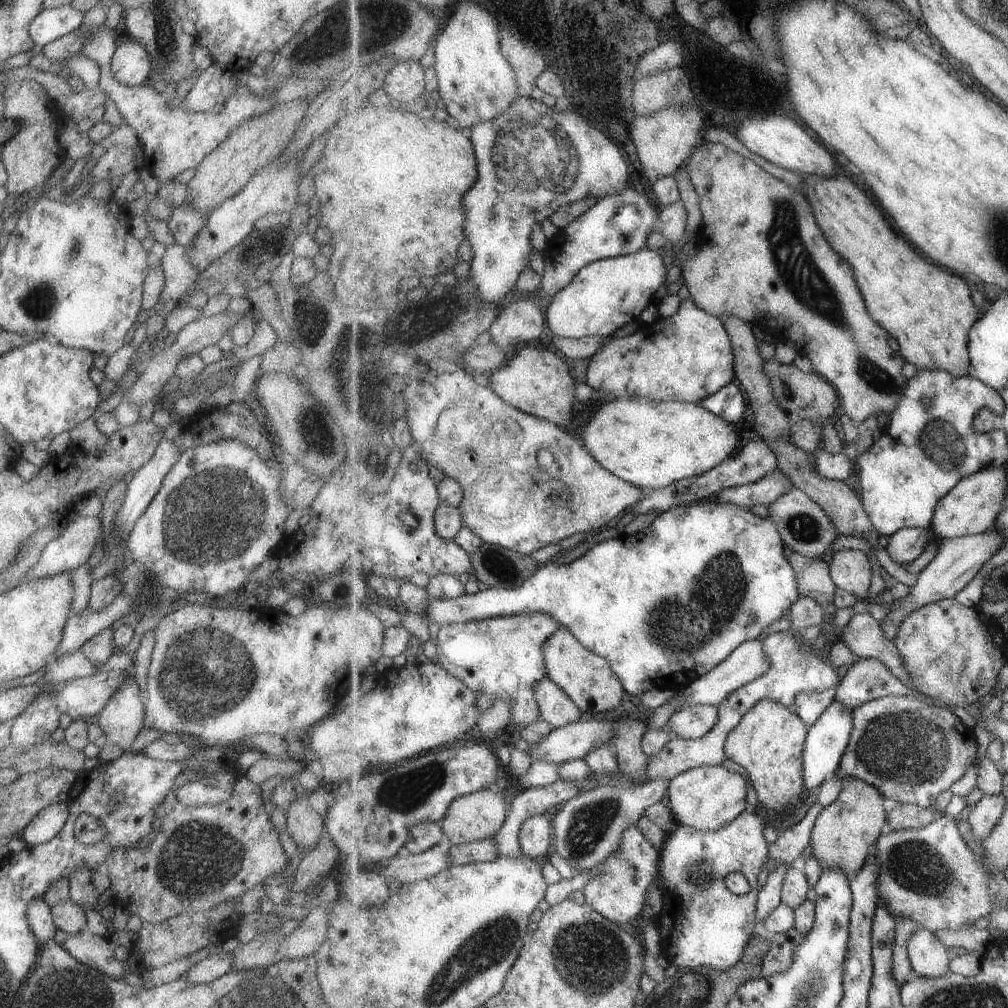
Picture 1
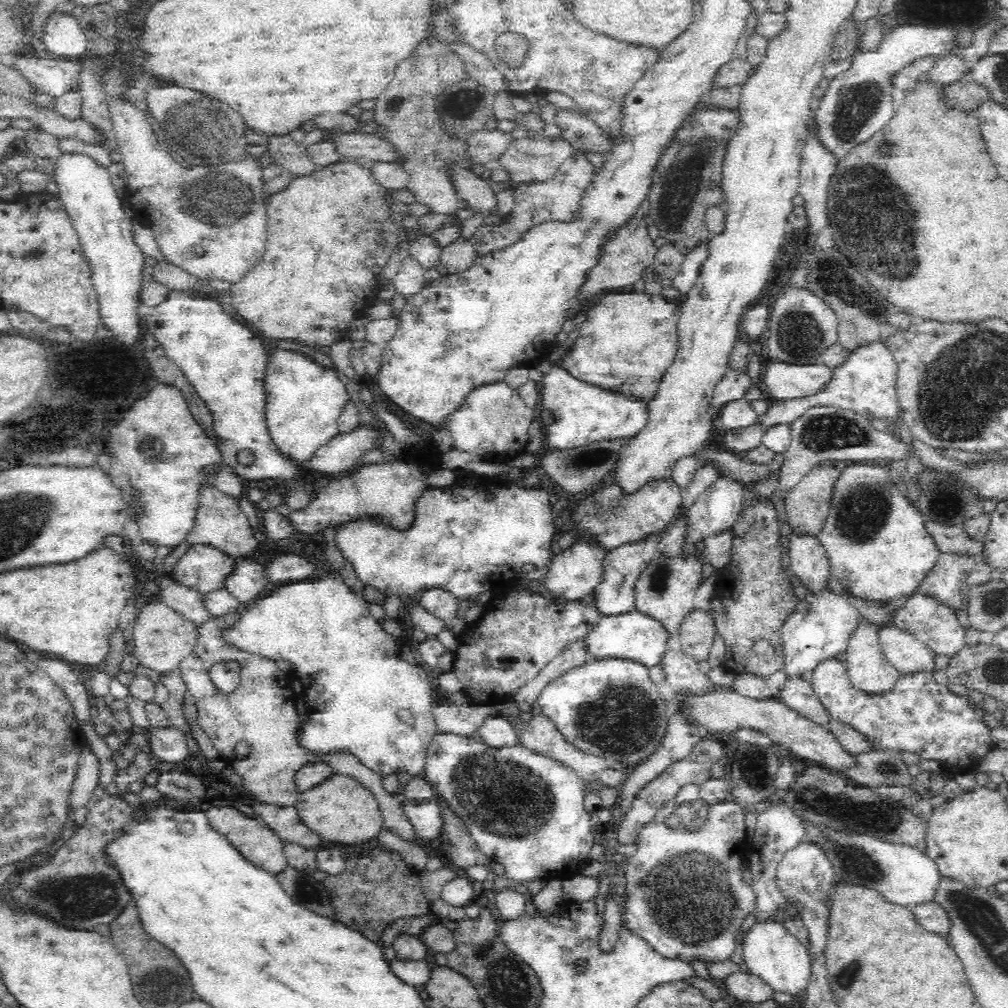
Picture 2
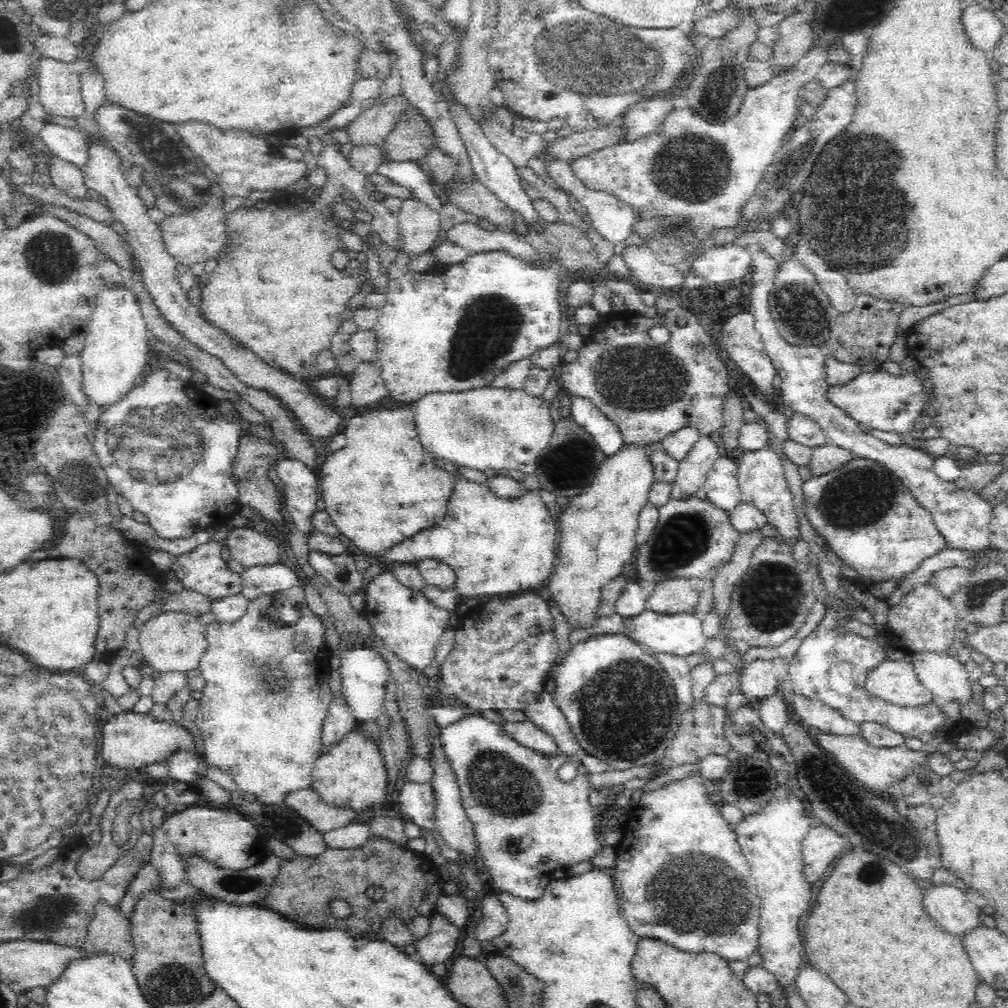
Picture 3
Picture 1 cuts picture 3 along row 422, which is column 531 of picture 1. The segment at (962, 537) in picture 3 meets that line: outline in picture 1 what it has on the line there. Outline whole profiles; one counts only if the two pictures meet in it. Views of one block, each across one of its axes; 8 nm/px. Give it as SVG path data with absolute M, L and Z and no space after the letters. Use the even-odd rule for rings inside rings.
M545 815L528 818L520 828L523 852L543 861L552 852L554 830L551 820Z

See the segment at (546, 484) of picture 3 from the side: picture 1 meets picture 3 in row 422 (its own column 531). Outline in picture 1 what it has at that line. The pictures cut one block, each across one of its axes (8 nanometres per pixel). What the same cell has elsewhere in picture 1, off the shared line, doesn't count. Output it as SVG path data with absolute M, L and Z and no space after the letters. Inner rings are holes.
M484 543L471 558L476 578L484 587L519 588L545 566L530 555L491 543Z

